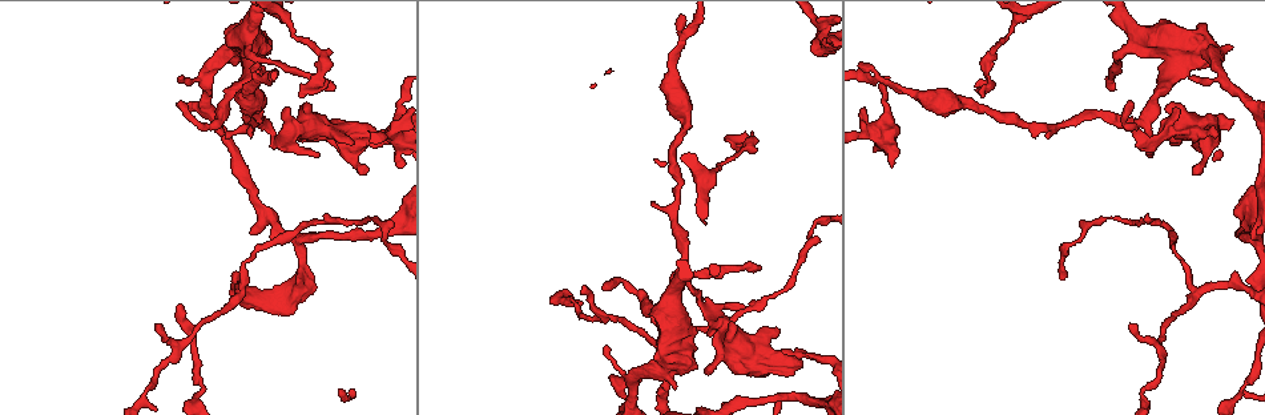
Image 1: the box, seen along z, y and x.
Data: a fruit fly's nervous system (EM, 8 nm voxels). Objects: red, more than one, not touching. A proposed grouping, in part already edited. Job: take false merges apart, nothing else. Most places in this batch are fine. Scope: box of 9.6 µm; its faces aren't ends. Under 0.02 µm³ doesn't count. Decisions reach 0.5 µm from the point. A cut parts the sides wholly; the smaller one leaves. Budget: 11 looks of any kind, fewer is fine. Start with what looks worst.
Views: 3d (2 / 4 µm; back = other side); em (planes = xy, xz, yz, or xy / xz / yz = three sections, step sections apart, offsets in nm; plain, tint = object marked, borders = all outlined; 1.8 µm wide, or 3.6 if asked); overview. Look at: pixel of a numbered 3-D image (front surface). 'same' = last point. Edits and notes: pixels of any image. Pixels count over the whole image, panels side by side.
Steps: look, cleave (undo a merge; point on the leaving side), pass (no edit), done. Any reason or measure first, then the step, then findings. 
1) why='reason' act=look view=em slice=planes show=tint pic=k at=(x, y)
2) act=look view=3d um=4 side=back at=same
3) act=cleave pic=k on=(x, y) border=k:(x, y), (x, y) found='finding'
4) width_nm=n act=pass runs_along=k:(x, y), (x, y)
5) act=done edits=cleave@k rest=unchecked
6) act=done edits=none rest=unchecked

act=look view=em slice=xy step=4 show=plain pic=1 at=(778, 358)

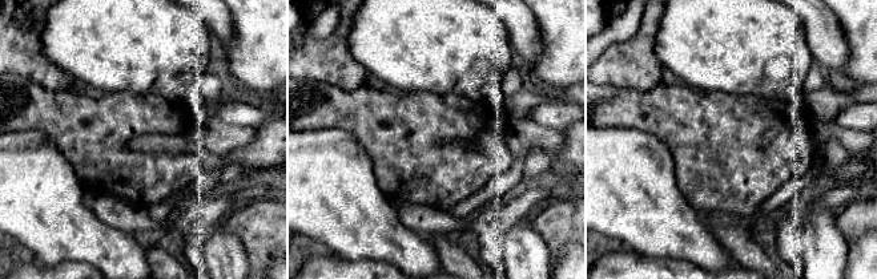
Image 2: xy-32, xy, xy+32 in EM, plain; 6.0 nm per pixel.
act=look view=em slice=xy step=4 show=tint at=same

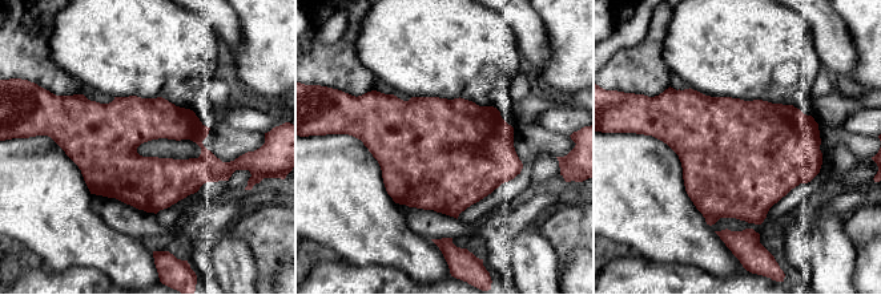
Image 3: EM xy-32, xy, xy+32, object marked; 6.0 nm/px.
width_nm=260 act=pass found='all the same neuron'

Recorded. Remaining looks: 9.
why='three arms meet' act=look view=em slice=planes show=tint pic=1 at=(287, 24)

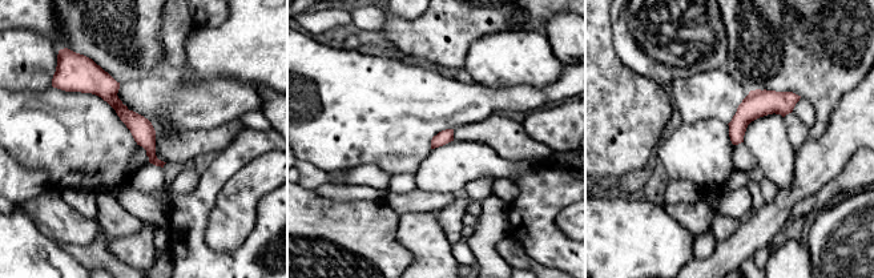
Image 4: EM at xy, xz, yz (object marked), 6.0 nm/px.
act=pass runs_along=4:(97, 71), (156, 161) found='continuous, no second neuron'

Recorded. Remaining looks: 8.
why='thin neck' act=look view=3d um=4 pic=1 at=(1139, 134)

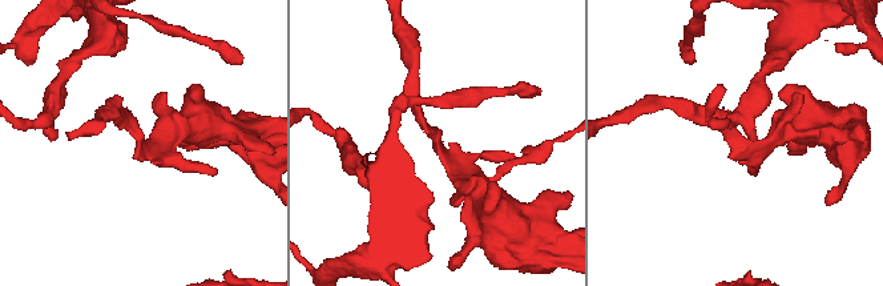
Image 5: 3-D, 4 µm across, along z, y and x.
why='shape alone is not enough' act=look view=em slice=xy step=8 show=tint pic=5 at=(138, 138)

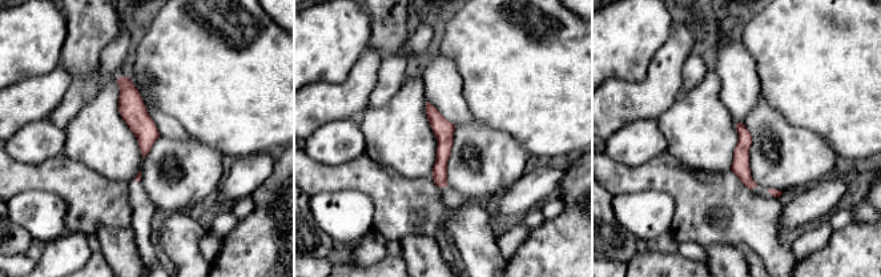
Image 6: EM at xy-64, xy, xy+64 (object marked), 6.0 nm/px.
act=look view=em slice=planes show=borders at=same

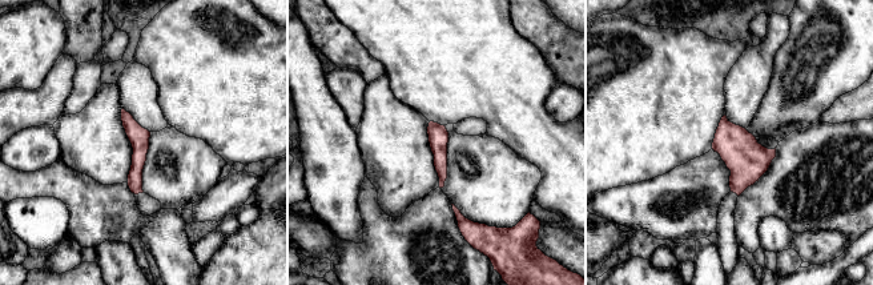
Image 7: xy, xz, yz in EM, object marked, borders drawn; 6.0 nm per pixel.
act=pass found='all the same neuron'

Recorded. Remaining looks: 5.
why='thick turns thin' act=look view=em um=3.6 slice=planes show=borders pic=1 at=(652, 368)

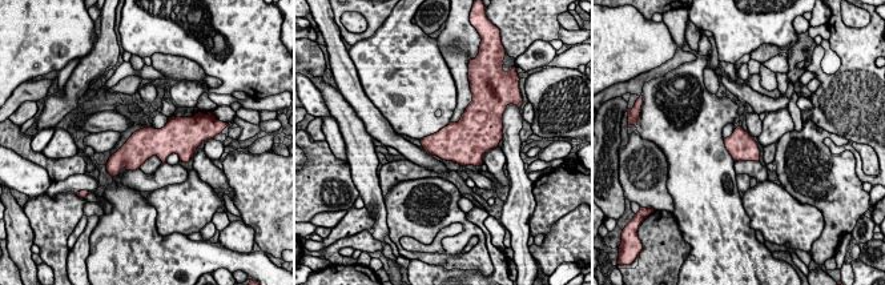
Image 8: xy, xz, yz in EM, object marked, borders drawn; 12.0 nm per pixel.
act=pass found='one neuron here'

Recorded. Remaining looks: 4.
act=done edits=none rest=unchecked

